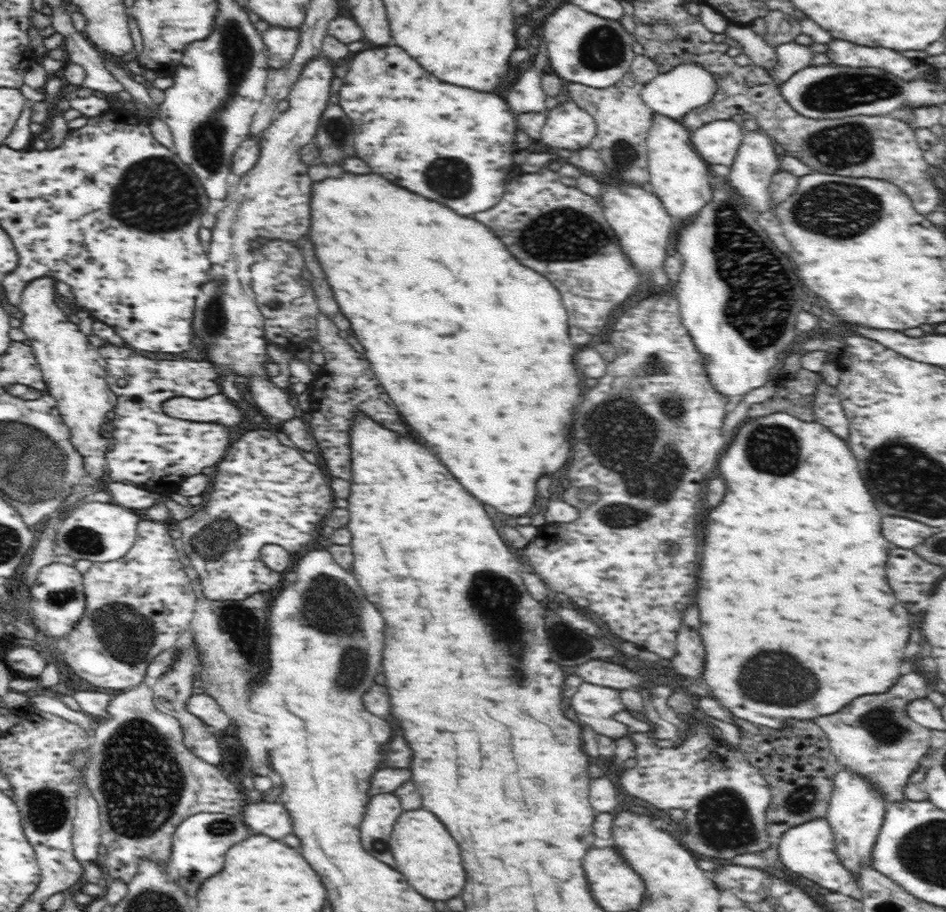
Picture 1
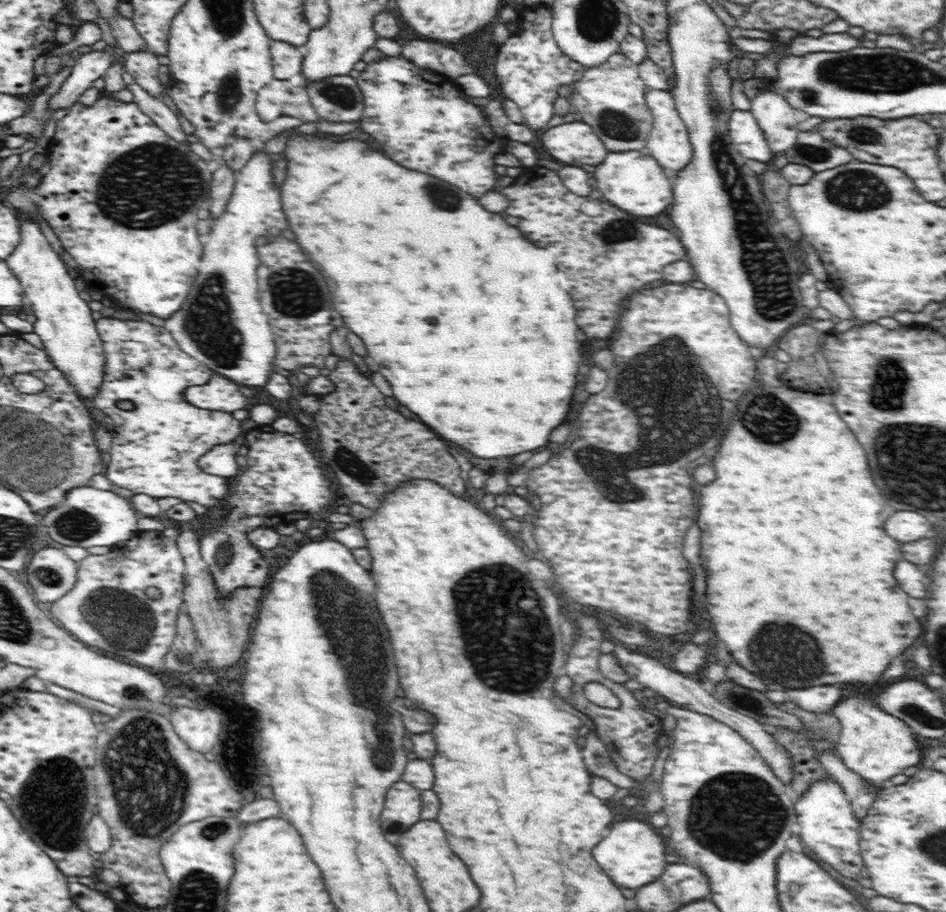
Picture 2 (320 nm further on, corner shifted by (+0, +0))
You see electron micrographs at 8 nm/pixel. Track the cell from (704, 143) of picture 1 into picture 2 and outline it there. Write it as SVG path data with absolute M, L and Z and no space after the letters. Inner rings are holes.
M735 108L728 127L730 127L730 132L728 132L730 139L736 145L736 150L745 159L750 158L750 160L771 164L774 156L768 147L768 141L766 141L764 132L760 129L756 118L749 110Z

